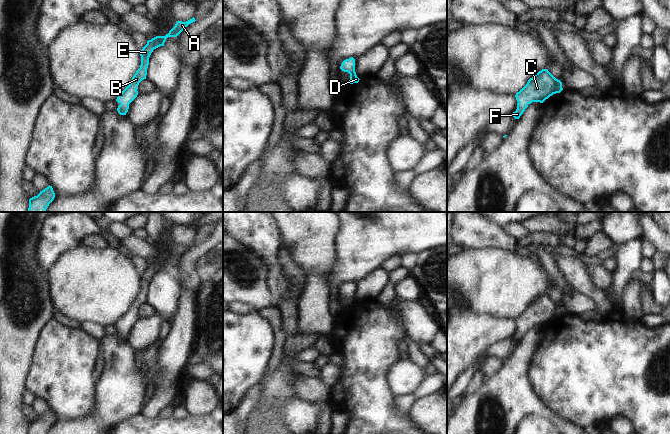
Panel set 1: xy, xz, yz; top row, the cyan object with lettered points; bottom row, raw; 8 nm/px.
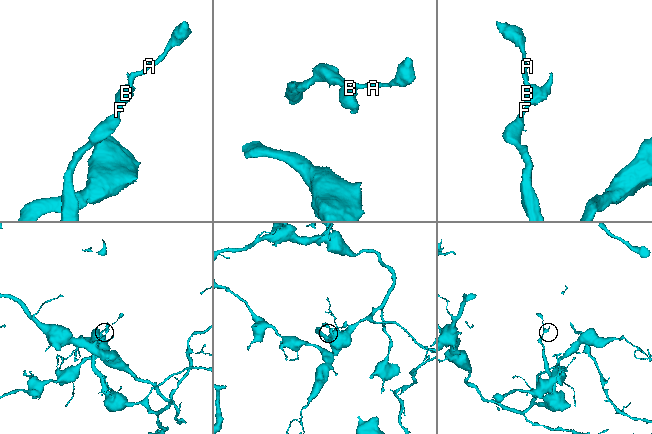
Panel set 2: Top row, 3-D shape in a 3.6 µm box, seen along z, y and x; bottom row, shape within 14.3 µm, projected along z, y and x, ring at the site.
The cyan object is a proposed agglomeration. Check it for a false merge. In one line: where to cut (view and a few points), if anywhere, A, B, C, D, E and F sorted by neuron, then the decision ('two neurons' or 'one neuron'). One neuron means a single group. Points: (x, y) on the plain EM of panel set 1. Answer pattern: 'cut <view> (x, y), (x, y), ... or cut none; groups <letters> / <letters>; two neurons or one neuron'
cut none; groups A B C D E F; one neuron

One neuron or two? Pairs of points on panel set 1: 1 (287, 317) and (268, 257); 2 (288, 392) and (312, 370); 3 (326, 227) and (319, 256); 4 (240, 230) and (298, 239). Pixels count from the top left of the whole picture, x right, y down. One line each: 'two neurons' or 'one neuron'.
1: two neurons
2: two neurons
3: one neuron
4: two neurons

